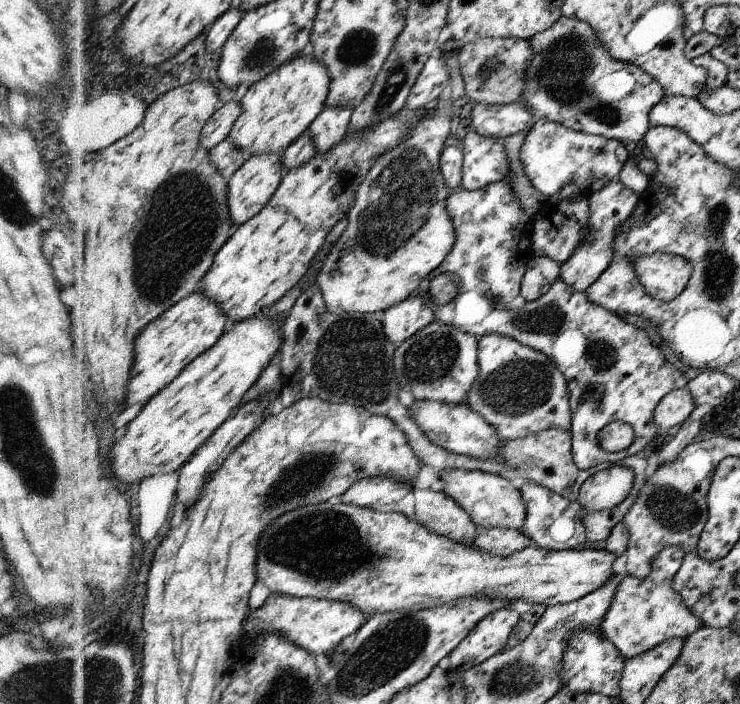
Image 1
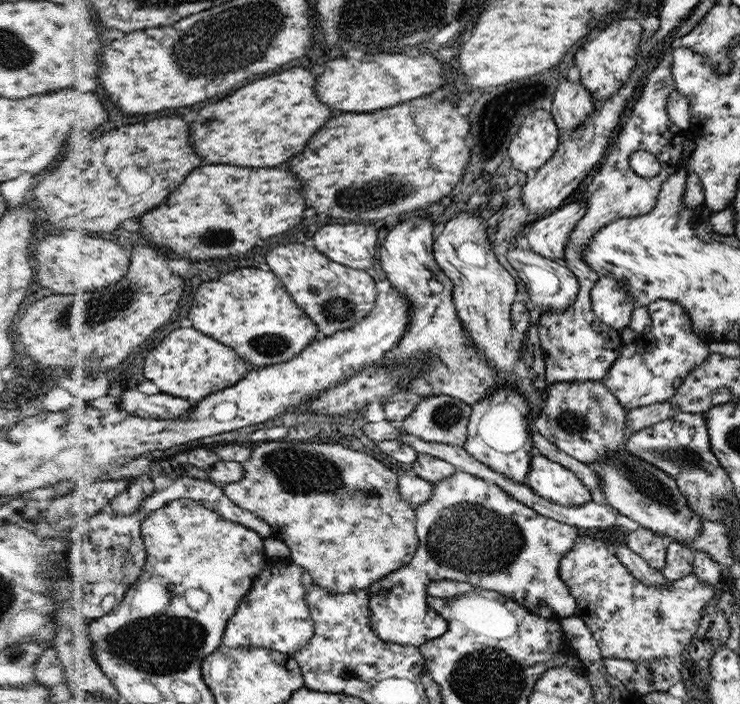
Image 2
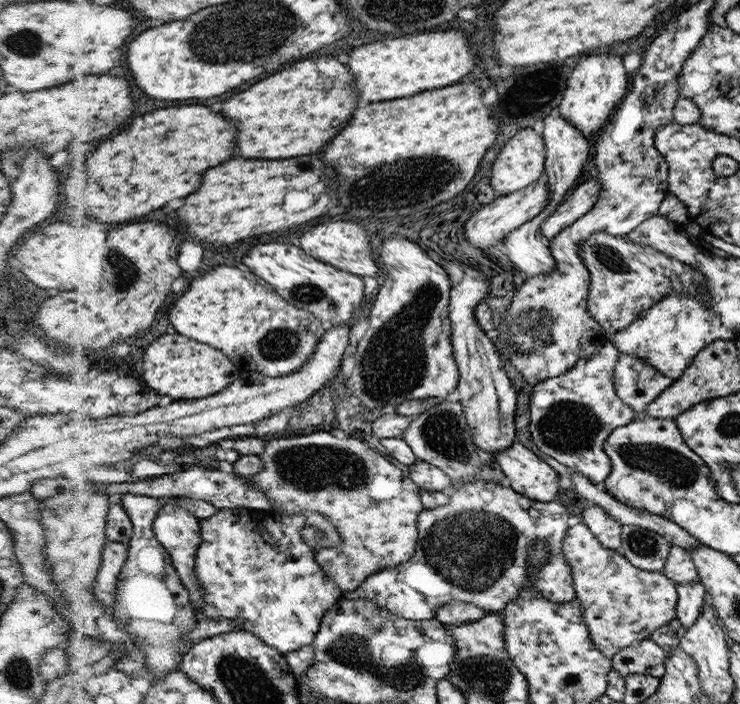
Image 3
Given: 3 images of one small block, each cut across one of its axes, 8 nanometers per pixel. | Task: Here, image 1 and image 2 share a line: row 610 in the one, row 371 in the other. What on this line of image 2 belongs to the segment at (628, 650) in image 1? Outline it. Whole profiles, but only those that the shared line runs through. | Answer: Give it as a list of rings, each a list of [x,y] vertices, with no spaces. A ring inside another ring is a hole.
[[[658,300],[648,305],[648,310],[653,319],[651,331],[633,344],[625,345],[621,356],[601,380],[628,409],[669,401],[691,370],[706,362],[711,353],[709,345],[694,334],[691,317],[684,306]]]

